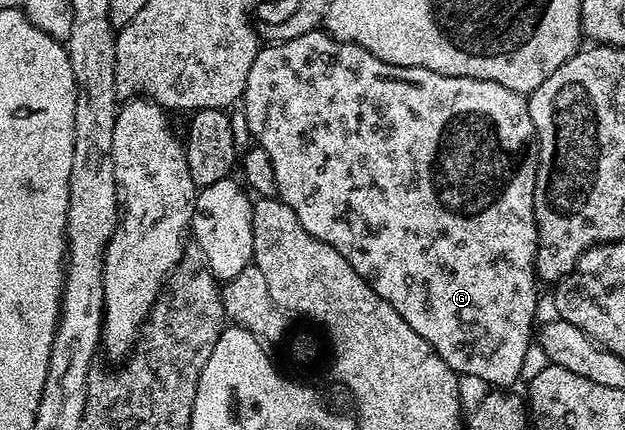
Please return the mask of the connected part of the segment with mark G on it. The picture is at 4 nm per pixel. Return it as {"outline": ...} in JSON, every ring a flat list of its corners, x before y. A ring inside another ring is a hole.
{"outline":[[326,31,298,35,298,39,268,43,265,46,265,49,263,46,257,52,254,63,250,67,250,76,246,79,246,91,242,98,242,106,244,105,244,121,248,124,249,131,252,132,253,138,251,140,260,145,262,151,266,151,266,155,270,155,270,164,274,166,276,197,284,201,286,207,290,207,290,211,294,211,294,215,298,215,298,223,302,223,302,227,306,227,306,231,310,231,310,235,314,235,314,239,318,239,322,243,330,243,330,247,334,247,334,251,338,251,338,255,342,255,346,259,346,263,350,263,350,267,354,267,354,271,358,271,360,278,378,295,382,295,382,299,386,299,386,303,390,303,390,307,394,307,394,311,398,311,398,315,402,315,402,319,406,319,406,323,410,323,410,327,414,327,414,331,418,331,418,335,422,335,422,339,426,339,426,343,430,343,430,347,434,347,434,351,438,351,440,358,456,374,460,377,478,375,478,379,482,379,490,387,512,387,512,384,517,384,520,381,519,371,522,366,522,359,525,358,528,345,534,341,532,320,536,317,536,285,538,286,536,220,534,219,536,150,534,148,534,130,525,94,510,91,493,81,483,81,473,77,447,77,446,75,438,75,434,71,426,71,422,67,387,65,382,59,370,55,370,51,366,51,354,43,339,41,337,37,331,37]]}

